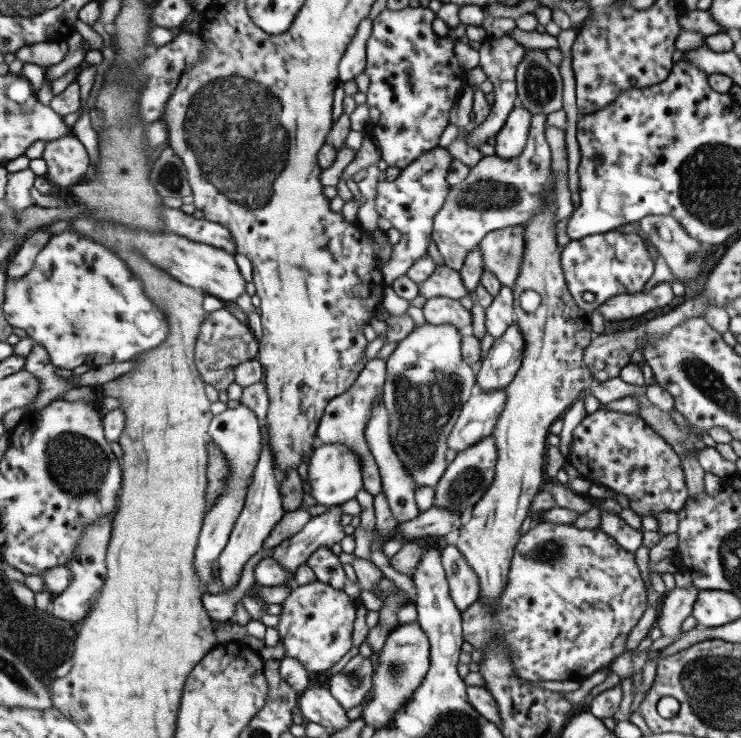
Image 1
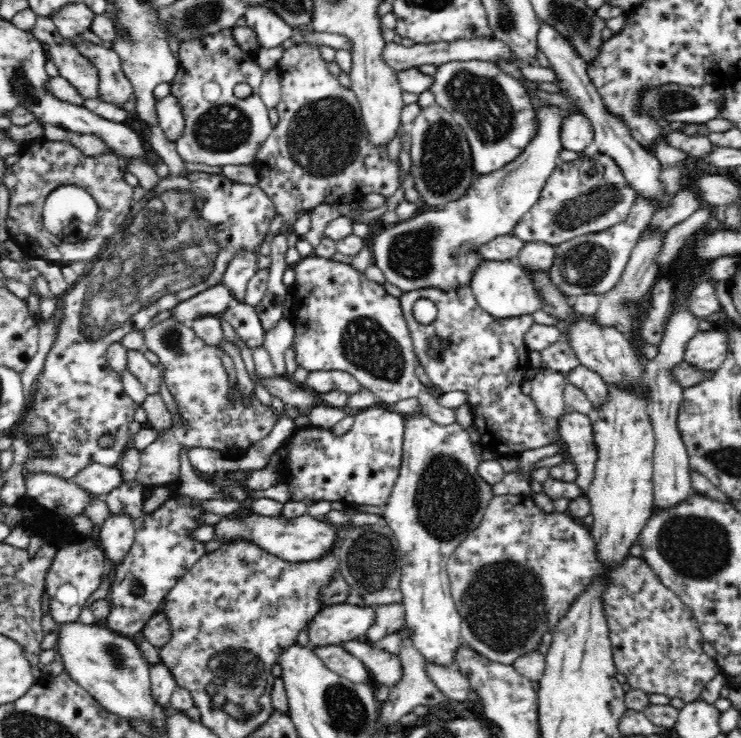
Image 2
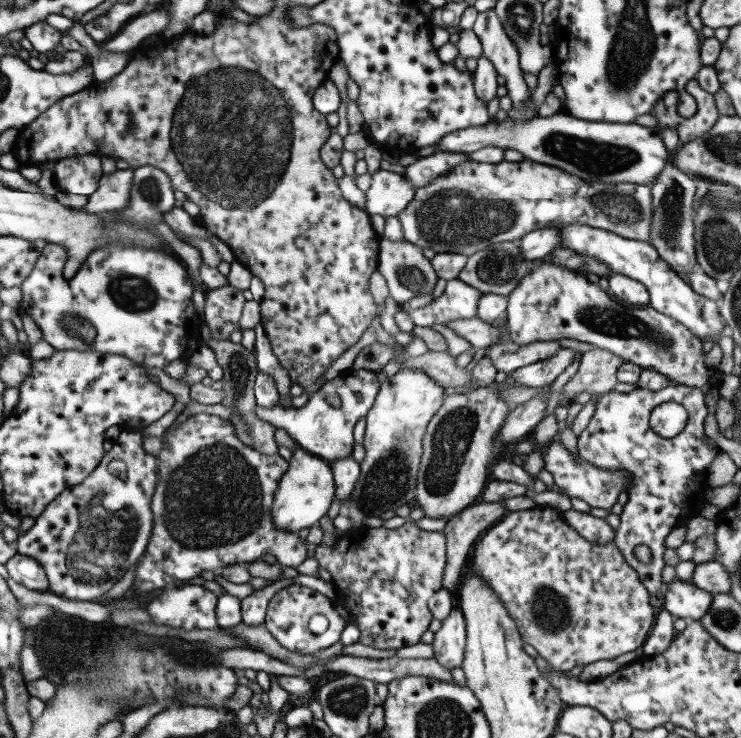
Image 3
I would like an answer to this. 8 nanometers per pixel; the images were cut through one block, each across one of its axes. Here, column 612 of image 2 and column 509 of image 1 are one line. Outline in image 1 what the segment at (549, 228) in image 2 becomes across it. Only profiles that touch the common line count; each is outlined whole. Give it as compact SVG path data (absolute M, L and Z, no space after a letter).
M533 115L526 147L518 156L514 158L500 158L497 155L483 156L476 166L471 167L464 181L451 186L443 207L435 216L432 231L432 239L436 243L446 266L459 271L466 260L466 255L478 247L479 242L491 230L504 228L508 225L524 226L540 209L545 207L545 202L551 195L547 192L547 184L552 179L550 148L545 138L545 122L546 115Z

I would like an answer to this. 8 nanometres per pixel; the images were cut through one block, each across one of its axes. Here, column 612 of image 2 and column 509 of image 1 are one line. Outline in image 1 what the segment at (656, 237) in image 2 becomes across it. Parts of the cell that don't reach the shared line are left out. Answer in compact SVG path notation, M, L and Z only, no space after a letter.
M501 286L501 290L493 297L492 304L485 308L485 327L495 340L502 336L509 326L517 324L515 309L513 290L508 286Z

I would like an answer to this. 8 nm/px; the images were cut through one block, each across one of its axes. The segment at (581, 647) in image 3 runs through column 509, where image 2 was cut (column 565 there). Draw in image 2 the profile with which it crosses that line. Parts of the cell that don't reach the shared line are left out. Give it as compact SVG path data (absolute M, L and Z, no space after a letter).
M512 494L503 496L495 495L494 498L490 500L480 525L466 536L465 540L456 548L456 551L452 552L452 555L448 558L446 572L450 581L451 595L458 613L462 618L460 639L468 648L471 648L474 652L479 652L479 655L484 656L485 659L496 661L500 664L511 665L519 656L524 656L536 649L543 649L541 645L542 634L552 632L554 628L556 628L556 624L559 624L560 620L566 616L566 612L570 610L569 608L572 602L575 601L575 598L580 593L583 593L583 590L589 585L592 579L604 577L604 579L608 581L608 588L606 588L606 592L604 592L604 609L610 630L609 637L616 672L624 674L626 682L630 684L632 689L640 689L648 694L665 694L670 699L681 698L684 704L700 700L702 689L720 672L720 668L715 662L715 659L706 655L702 649L702 644L704 644L705 640L703 639L703 635L699 630L699 625L695 621L693 613L689 611L688 606L683 603L683 600L675 592L672 592L668 587L664 586L660 577L656 576L656 573L644 561L644 558L635 558L630 554L628 559L625 559L618 567L614 567L614 570L602 567L602 563L598 561L596 544L591 534L590 530L584 528L584 526L580 526L580 524L576 524L576 520L570 517L566 512L560 513L554 511L551 514L546 514L546 512L543 512L536 506L531 497Z

